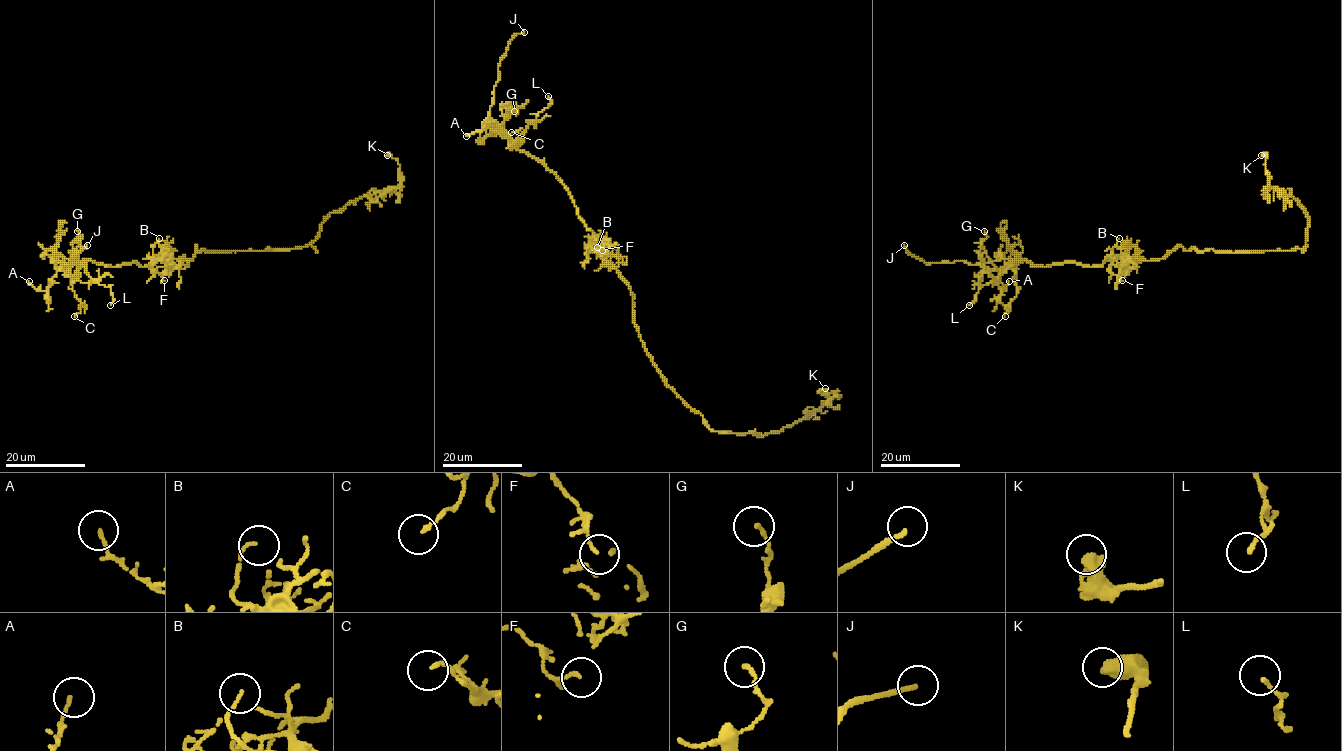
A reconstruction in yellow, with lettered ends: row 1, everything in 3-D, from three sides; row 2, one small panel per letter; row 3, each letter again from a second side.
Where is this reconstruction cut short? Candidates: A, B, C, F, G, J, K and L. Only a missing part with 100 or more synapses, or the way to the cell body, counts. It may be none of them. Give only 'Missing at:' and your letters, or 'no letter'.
Missing at: J

